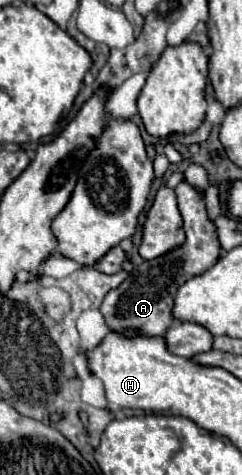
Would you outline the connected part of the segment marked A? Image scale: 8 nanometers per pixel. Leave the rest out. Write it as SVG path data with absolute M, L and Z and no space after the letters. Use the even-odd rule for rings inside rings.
M182 181L176 187L176 197L178 197L178 207L184 219L184 231L186 231L186 243L162 257L156 257L150 261L148 271L138 269L134 271L120 287L112 289L102 305L100 313L104 315L106 325L110 331L126 335L132 331L134 335L144 335L144 337L162 337L166 329L174 323L174 295L180 285L184 285L188 279L202 275L206 269L210 269L218 257L220 257L220 243L218 235L214 231L214 223L206 215L204 207L204 197L196 193L192 185ZM150 275L150 279L148 279Z

